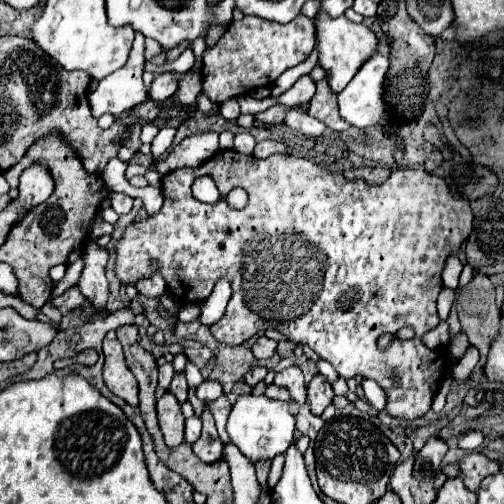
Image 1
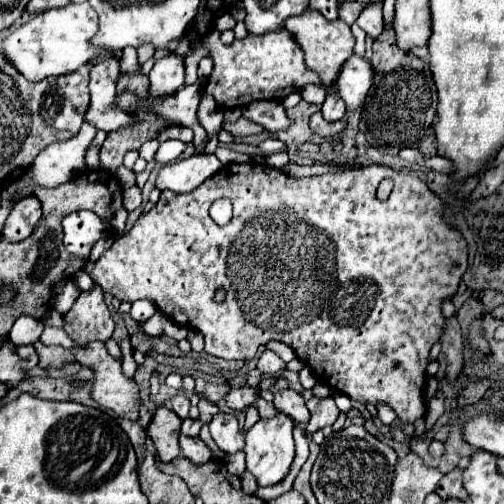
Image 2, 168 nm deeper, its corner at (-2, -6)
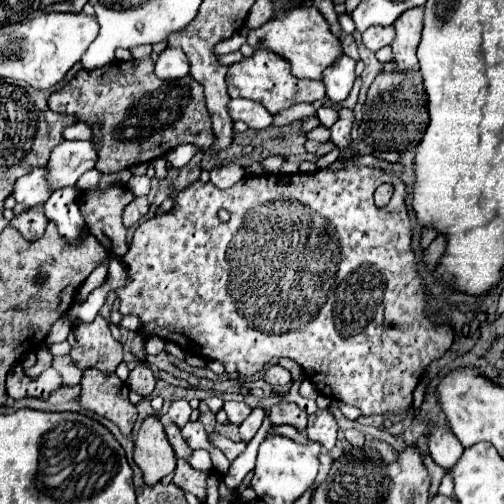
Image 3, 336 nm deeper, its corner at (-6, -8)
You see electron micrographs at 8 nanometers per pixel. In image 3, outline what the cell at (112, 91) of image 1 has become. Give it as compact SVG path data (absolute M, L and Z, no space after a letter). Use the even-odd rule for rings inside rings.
M48 166L34 168L34 172L28 172L28 176L22 176L14 186L16 202L28 208L44 204L52 192L54 190L50 190L48 186Z

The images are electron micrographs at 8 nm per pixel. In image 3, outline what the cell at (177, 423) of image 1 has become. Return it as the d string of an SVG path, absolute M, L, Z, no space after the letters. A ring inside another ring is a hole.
M156 414L148 416L142 422L134 444L134 462L144 472L146 484L160 482L166 474L170 474L176 468L176 454Z

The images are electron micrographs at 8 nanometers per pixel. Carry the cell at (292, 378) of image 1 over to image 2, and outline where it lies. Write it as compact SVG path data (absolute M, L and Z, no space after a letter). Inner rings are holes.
M290 388L280 390L280 392L274 396L272 404L274 404L274 408L276 408L280 414L286 414L286 416L292 418L296 424L306 424L308 418L310 418L310 412L308 412L308 408L306 408L304 398L302 398L298 392L290 390Z

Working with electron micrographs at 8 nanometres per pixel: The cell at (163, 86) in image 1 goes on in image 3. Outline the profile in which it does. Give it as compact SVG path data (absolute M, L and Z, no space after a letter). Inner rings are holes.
M166 48L156 60L156 76L162 80L178 80L188 74L188 58L180 48Z

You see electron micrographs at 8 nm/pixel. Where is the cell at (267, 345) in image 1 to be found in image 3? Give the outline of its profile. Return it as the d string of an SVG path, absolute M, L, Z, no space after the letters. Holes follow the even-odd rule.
M270 366L268 370L266 370L266 374L264 374L264 380L268 382L268 384L272 384L272 386L284 386L284 384L288 384L290 380L292 380L292 376L290 376L290 372L286 370L286 368L282 368L282 366Z

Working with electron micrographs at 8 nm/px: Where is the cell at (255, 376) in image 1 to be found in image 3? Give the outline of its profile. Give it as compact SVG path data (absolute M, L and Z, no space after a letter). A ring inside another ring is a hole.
M224 402L224 410L228 414L228 420L234 424L242 424L252 412L252 408L246 402Z

